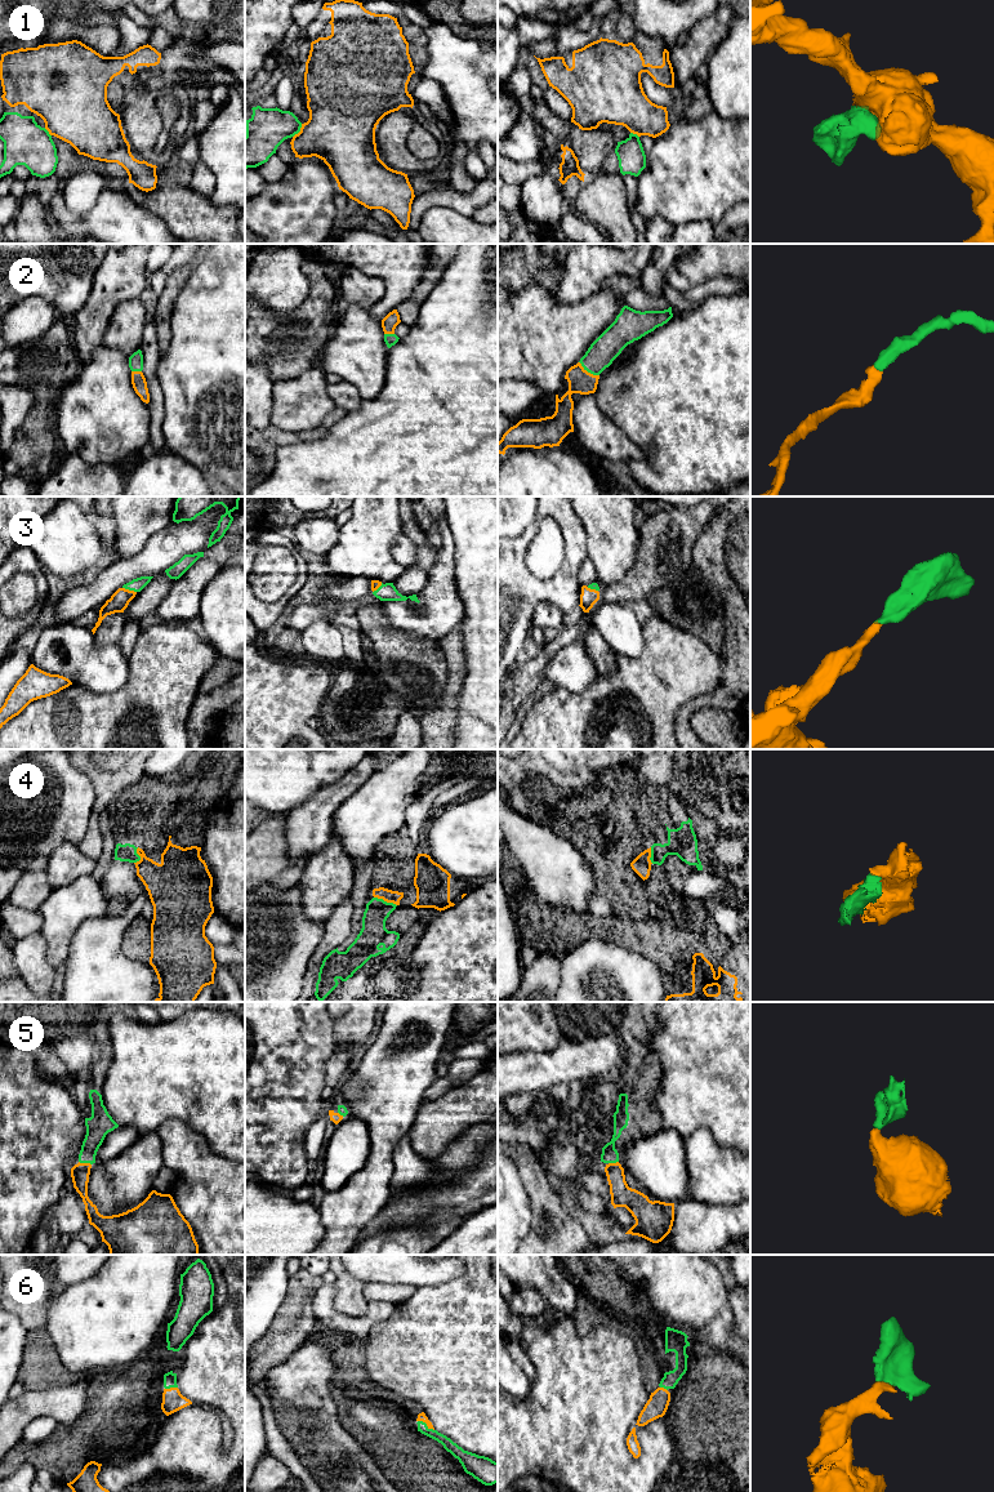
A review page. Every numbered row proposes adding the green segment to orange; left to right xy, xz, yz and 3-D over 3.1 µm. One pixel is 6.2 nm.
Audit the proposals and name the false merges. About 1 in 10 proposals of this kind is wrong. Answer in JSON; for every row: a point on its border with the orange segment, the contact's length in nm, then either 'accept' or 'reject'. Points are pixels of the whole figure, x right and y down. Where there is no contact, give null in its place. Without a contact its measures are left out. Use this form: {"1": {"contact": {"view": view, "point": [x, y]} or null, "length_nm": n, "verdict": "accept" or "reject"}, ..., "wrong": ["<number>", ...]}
{"1": {"contact": {"view": "xz", "point": [301, 130]}, "length_nm": 110, "verdict": "accept"}, "2": {"contact": {"view": "yz", "point": [587, 372]}, "length_nm": 160, "verdict": "accept"}, "3": {"contact": {"view": "xy", "point": [128, 589]}, "length_nm": 90, "verdict": "accept"}, "4": {"contact": {"view": "xz", "point": [386, 900]}, "length_nm": 160, "verdict": "accept"}, "5": {"contact": {"view": "xy", "point": [85, 1163]}, "length_nm": 80, "verdict": "accept"}, "6": {"contact": {"view": "xz", "point": [426, 1423]}, "length_nm": 120, "verdict": "accept"}, "wrong": []}

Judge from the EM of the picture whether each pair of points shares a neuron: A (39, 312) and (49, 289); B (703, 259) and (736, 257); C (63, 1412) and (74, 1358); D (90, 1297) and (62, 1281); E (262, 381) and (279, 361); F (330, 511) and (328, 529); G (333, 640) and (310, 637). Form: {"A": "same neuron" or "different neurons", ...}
{"A": "different neurons", "B": "same neuron", "C": "different neurons", "D": "different neurons", "E": "different neurons", "F": "different neurons", "G": "same neuron"}

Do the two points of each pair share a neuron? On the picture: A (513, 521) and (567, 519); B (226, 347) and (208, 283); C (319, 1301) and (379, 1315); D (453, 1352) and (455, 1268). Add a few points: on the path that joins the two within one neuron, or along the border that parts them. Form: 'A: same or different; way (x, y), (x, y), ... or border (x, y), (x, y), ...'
A: different; border (536, 510), (534, 521), (520, 535), (511, 538)
B: same; way (226, 332), (226, 303), (221, 298)
C: same; way (334, 1317), (341, 1323), (364, 1323)
D: different; border (466, 1268), (458, 1277), (436, 1285), (426, 1285)

